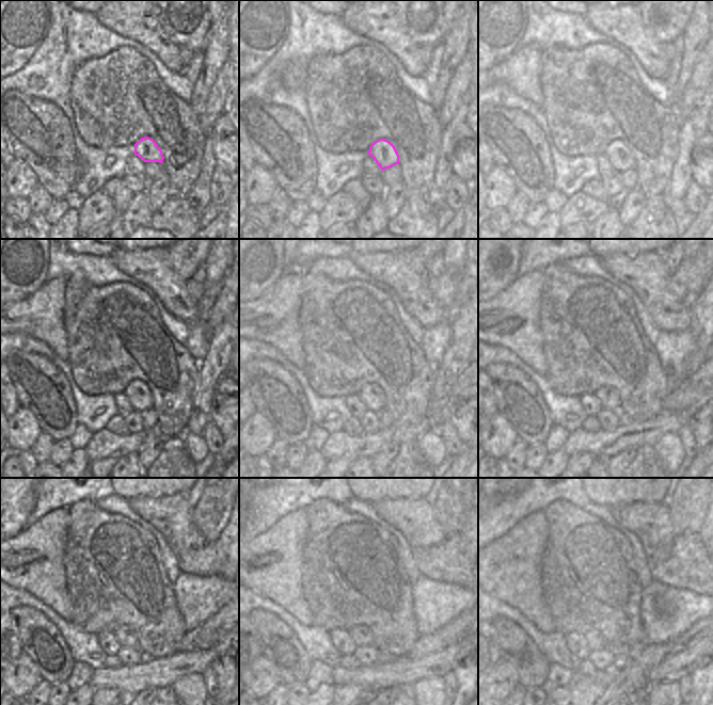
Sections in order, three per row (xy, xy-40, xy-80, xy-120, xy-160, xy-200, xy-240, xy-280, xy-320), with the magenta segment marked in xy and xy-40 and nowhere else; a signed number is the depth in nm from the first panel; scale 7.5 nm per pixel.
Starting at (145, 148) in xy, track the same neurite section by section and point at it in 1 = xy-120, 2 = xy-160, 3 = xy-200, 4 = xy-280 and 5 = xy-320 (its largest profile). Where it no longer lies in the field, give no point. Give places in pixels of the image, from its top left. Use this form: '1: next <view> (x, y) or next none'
1: next xy-120 (138, 393)
2: next xy-160 (373, 396)
3: next xy-200 (608, 397)
4: next xy-280 (362, 636)
5: next xy-320 (596, 641)

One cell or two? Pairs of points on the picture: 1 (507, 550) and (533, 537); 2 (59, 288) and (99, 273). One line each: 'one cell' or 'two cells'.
1: one cell
2: two cells

